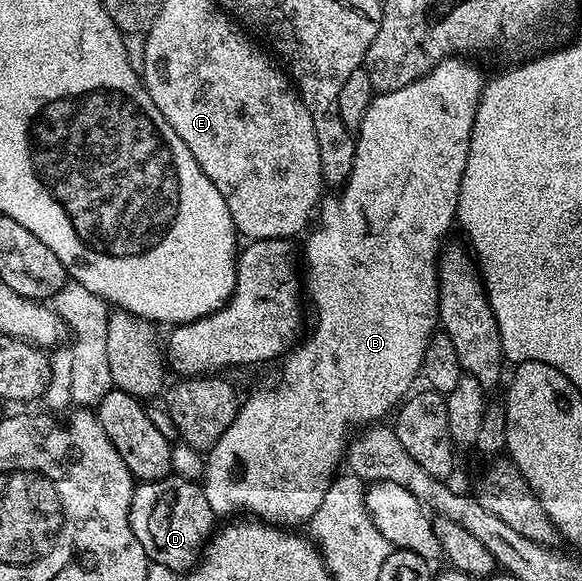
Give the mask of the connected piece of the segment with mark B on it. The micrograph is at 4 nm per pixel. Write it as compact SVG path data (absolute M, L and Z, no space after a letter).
M463 58L443 60L426 76L409 82L409 86L401 86L401 90L378 93L371 101L369 110L365 110L365 122L361 122L355 136L355 157L351 173L340 191L343 193L333 197L332 200L322 201L317 212L319 228L312 227L306 233L307 245L301 248L301 260L305 265L305 292L306 295L308 292L315 299L315 329L311 333L308 331L295 347L282 357L278 365L279 373L268 384L253 389L251 397L248 400L246 397L240 403L239 413L233 418L229 430L225 430L225 434L217 438L211 451L206 453L202 481L203 493L205 498L209 498L209 506L213 506L216 517L231 518L236 514L246 514L265 524L282 526L288 530L299 526L295 524L306 525L313 518L313 514L317 514L317 506L321 506L321 498L325 498L325 490L329 490L332 480L344 463L349 443L347 431L354 424L363 426L368 422L379 422L384 419L383 415L386 412L394 413L412 391L411 383L415 379L417 381L420 379L425 350L439 324L439 254L444 247L443 239L446 238L447 231L450 230L451 224L453 228L457 220L459 187L461 178L465 174L473 122L485 85L482 70L475 64L466 64L465 61L466 59Z

